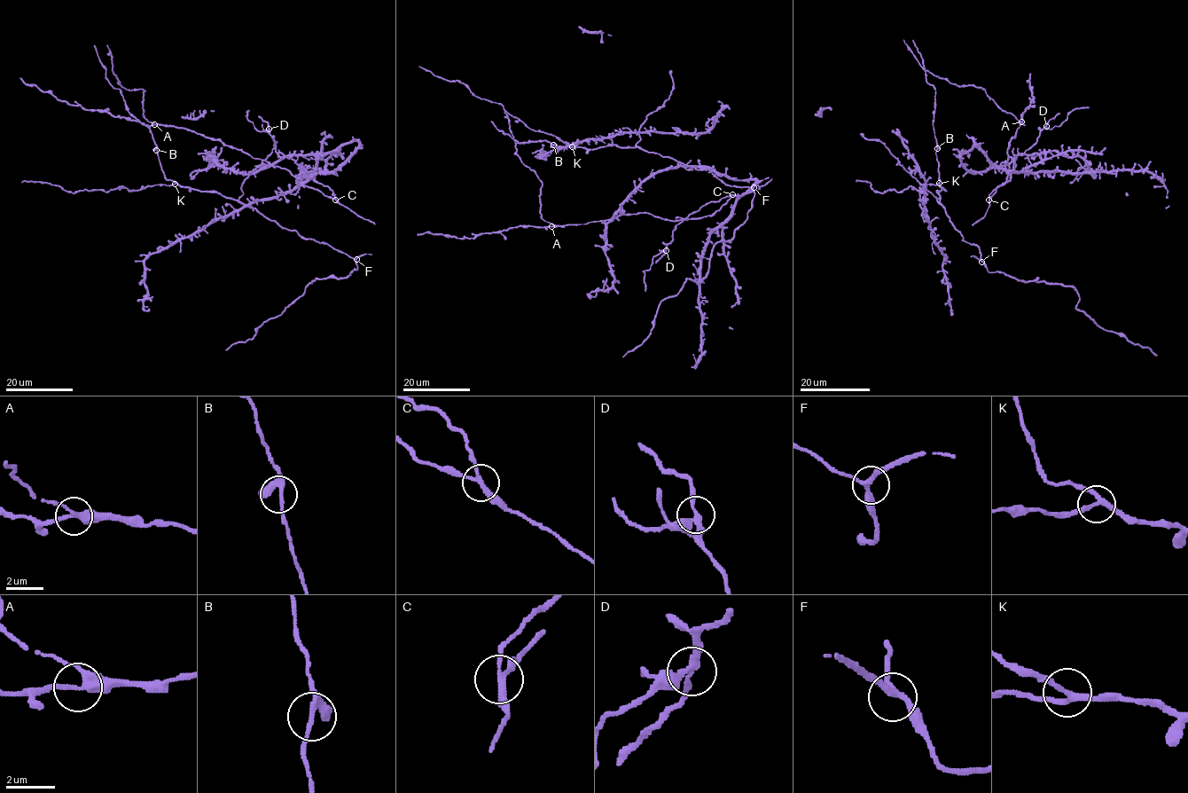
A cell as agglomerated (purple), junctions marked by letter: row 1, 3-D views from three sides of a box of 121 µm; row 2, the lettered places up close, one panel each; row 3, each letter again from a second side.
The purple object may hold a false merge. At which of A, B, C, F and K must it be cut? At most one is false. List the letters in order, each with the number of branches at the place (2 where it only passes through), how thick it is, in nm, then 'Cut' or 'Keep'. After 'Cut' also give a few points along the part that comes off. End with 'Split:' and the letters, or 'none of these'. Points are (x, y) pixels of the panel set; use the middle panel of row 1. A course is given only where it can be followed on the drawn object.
A: Branches: 3. Thickness 280 nm. Keep
B: Branches: 3. Thickness 220 nm. Keep
C: Branches: 3. Thickness 200 nm. Cut. Course of the part to remove: (732, 194), (711, 215), (688, 219), (676, 225), (672, 239), (652, 258), (651, 268), (644, 270), (645, 291)
F: Branches: 3. Thickness 240 nm. Keep
K: Branches: 3. Thickness 240 nm. Keep
Split: C

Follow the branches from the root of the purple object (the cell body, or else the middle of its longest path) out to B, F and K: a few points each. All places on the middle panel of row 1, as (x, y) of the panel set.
B: (534, 171), (517, 153), (516, 141), (511, 131), (503, 132), (519, 143), (545, 140), (553, 145)
F: (534, 171), (517, 153), (511, 131), (503, 132), (519, 143), (639, 147), (707, 168), (725, 184), (754, 187)
K: (534, 171), (517, 153), (516, 141), (511, 131), (503, 132), (519, 143), (545, 140), (558, 146), (572, 146)

